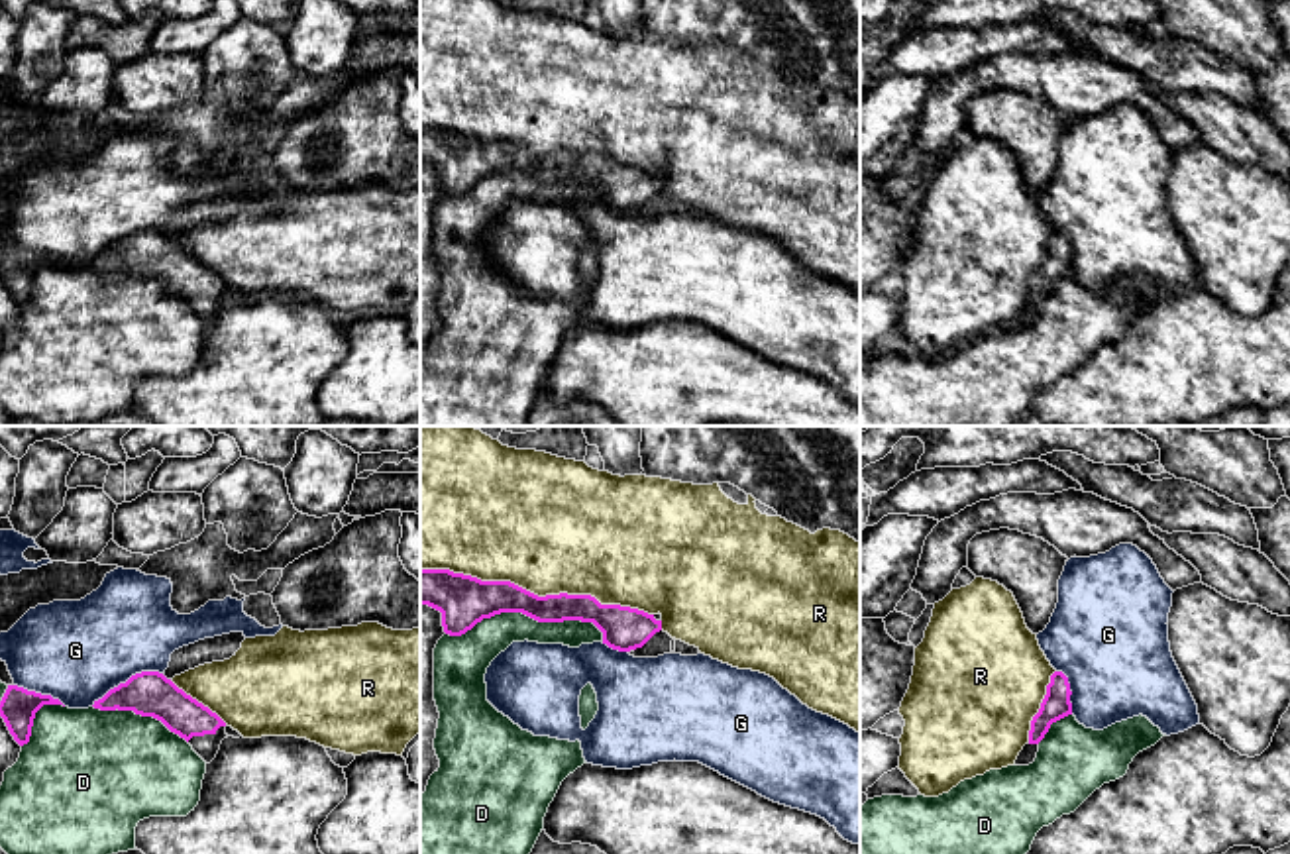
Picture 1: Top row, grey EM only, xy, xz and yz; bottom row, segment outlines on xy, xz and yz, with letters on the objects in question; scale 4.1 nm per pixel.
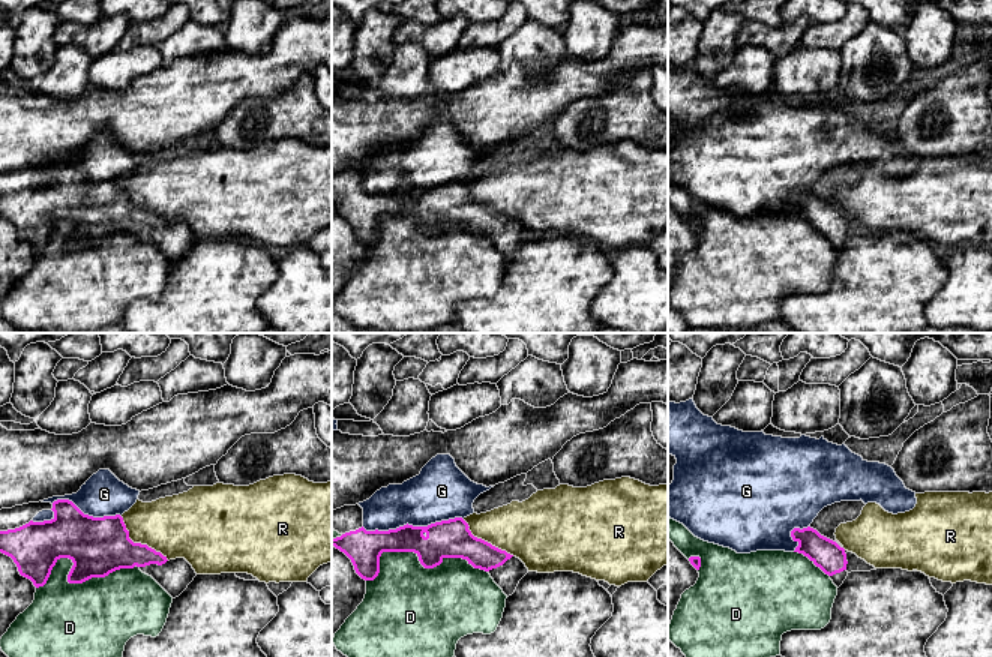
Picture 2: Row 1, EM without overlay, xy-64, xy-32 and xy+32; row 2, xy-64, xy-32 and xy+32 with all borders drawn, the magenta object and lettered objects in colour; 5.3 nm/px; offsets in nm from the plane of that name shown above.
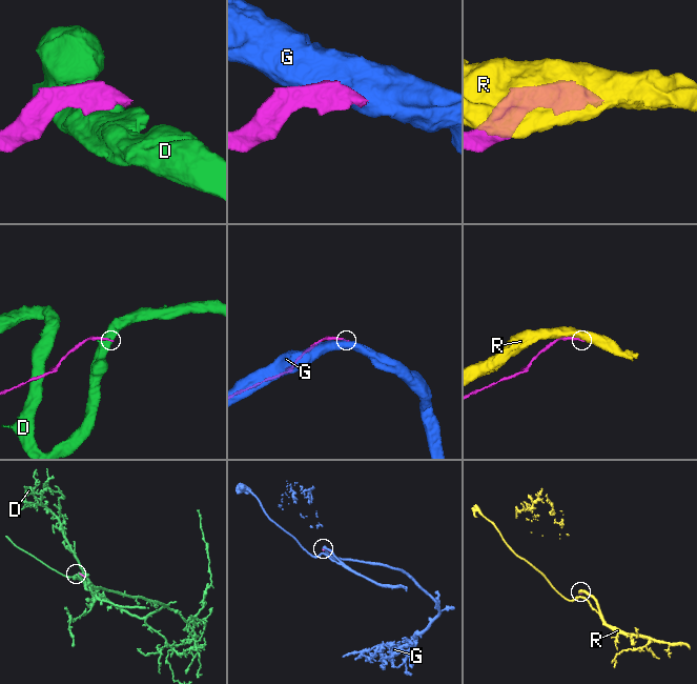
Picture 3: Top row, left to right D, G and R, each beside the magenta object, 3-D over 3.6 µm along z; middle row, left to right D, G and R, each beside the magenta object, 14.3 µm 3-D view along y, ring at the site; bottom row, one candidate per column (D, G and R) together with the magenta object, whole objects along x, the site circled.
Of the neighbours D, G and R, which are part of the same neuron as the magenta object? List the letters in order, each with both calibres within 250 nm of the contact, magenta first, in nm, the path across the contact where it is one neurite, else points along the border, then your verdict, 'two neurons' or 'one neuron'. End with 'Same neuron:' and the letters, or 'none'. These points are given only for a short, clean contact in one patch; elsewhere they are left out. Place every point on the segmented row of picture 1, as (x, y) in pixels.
D: calibres 190 and 160 nm; two neurons
G: calibres 190 and 420 nm; two neurons
R: calibres 170 and 480 nm; two neurons
Same neuron: none

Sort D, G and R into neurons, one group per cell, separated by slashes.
D / G / R

